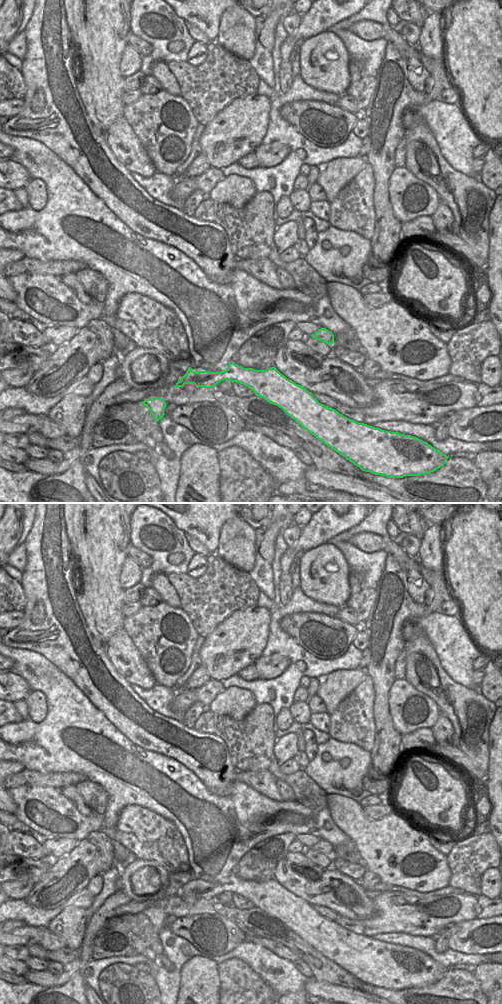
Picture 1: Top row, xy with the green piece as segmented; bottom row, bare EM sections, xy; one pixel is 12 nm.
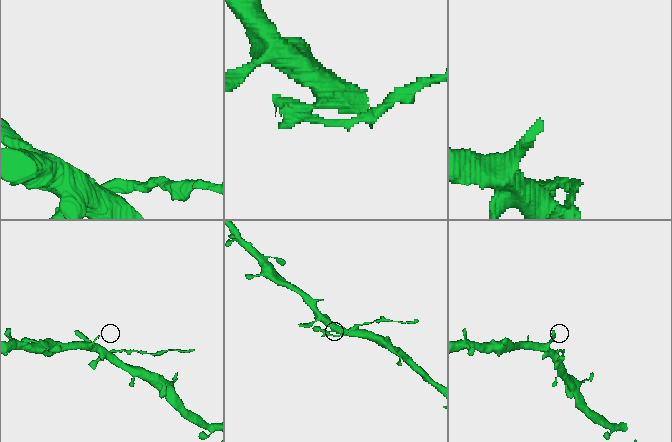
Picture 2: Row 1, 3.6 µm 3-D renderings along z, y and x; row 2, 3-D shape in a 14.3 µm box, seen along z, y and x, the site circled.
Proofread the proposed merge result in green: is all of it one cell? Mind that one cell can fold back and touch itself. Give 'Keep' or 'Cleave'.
Cleave.

